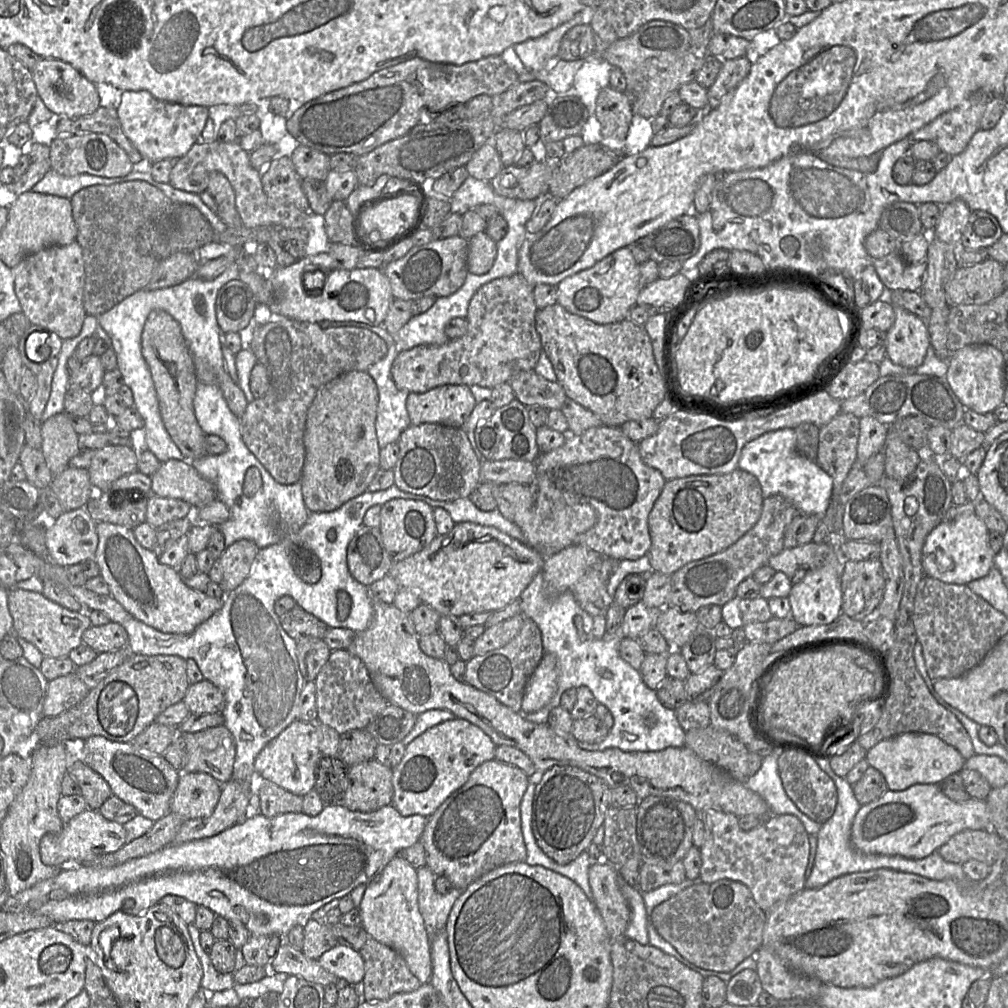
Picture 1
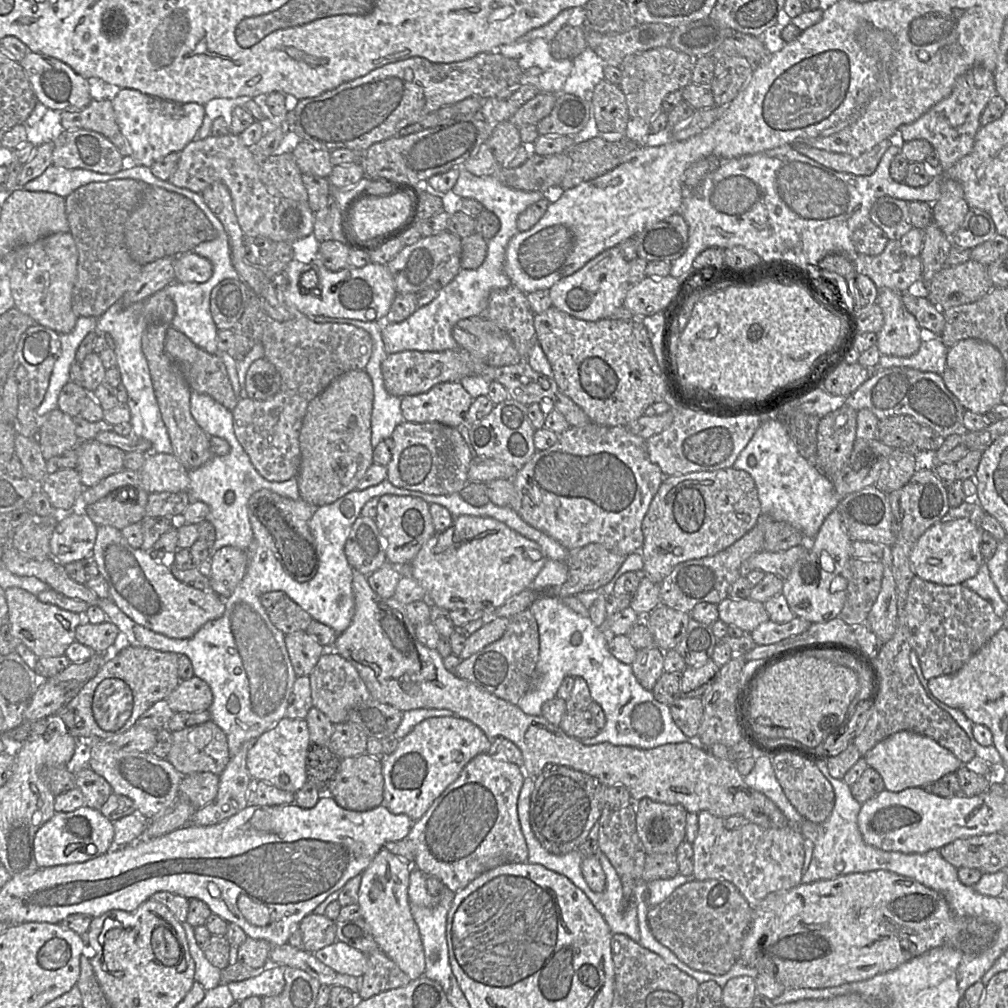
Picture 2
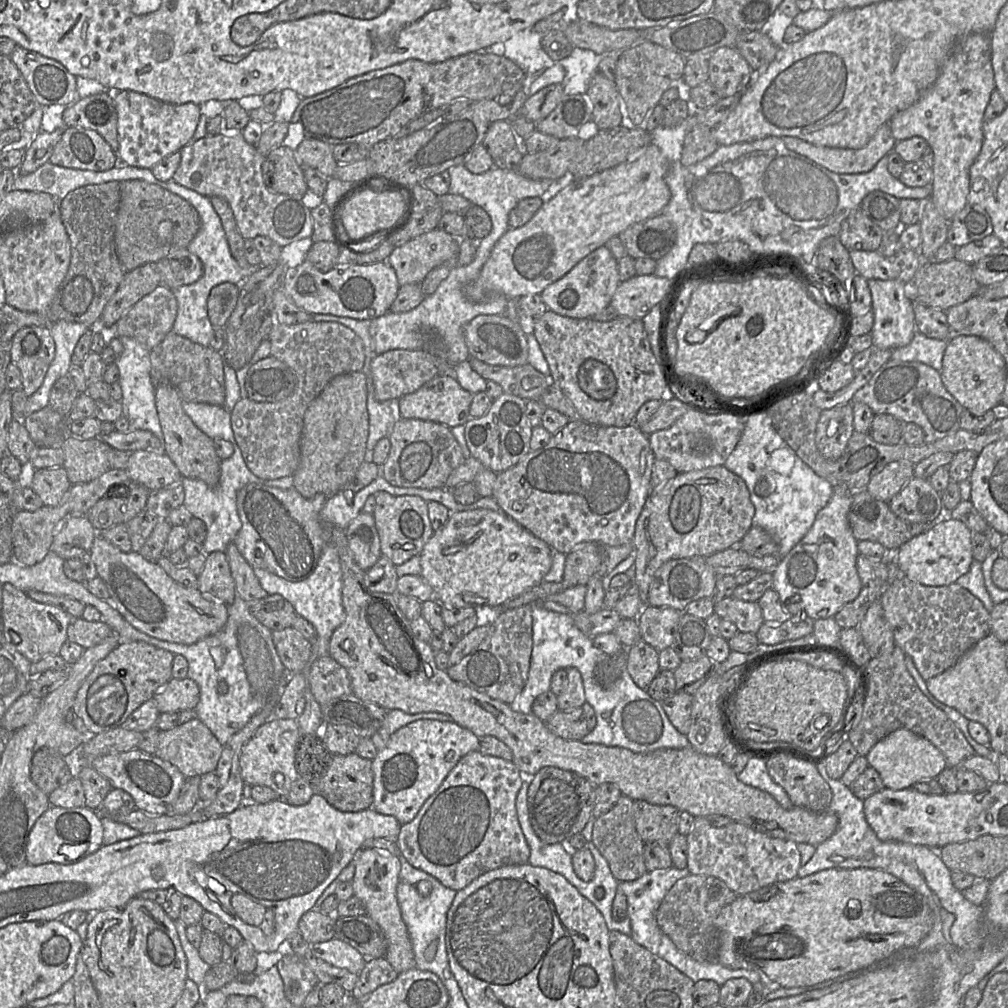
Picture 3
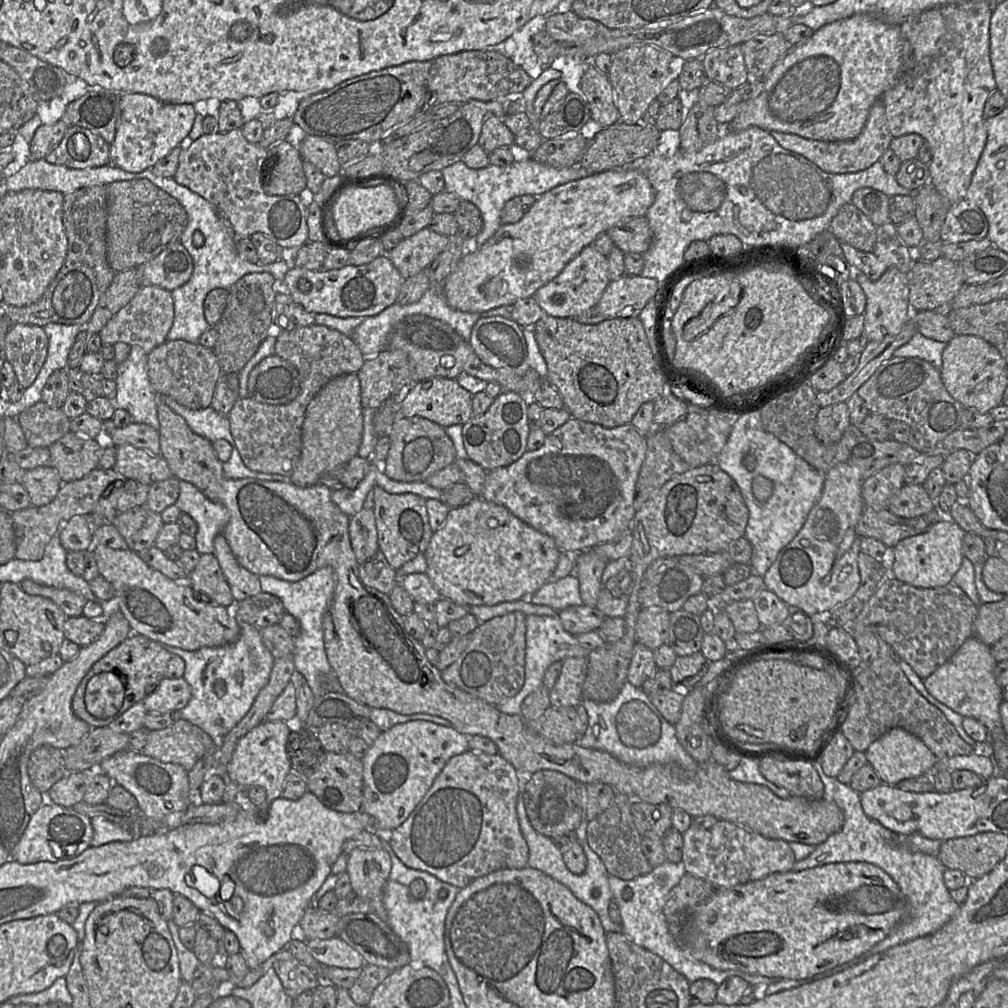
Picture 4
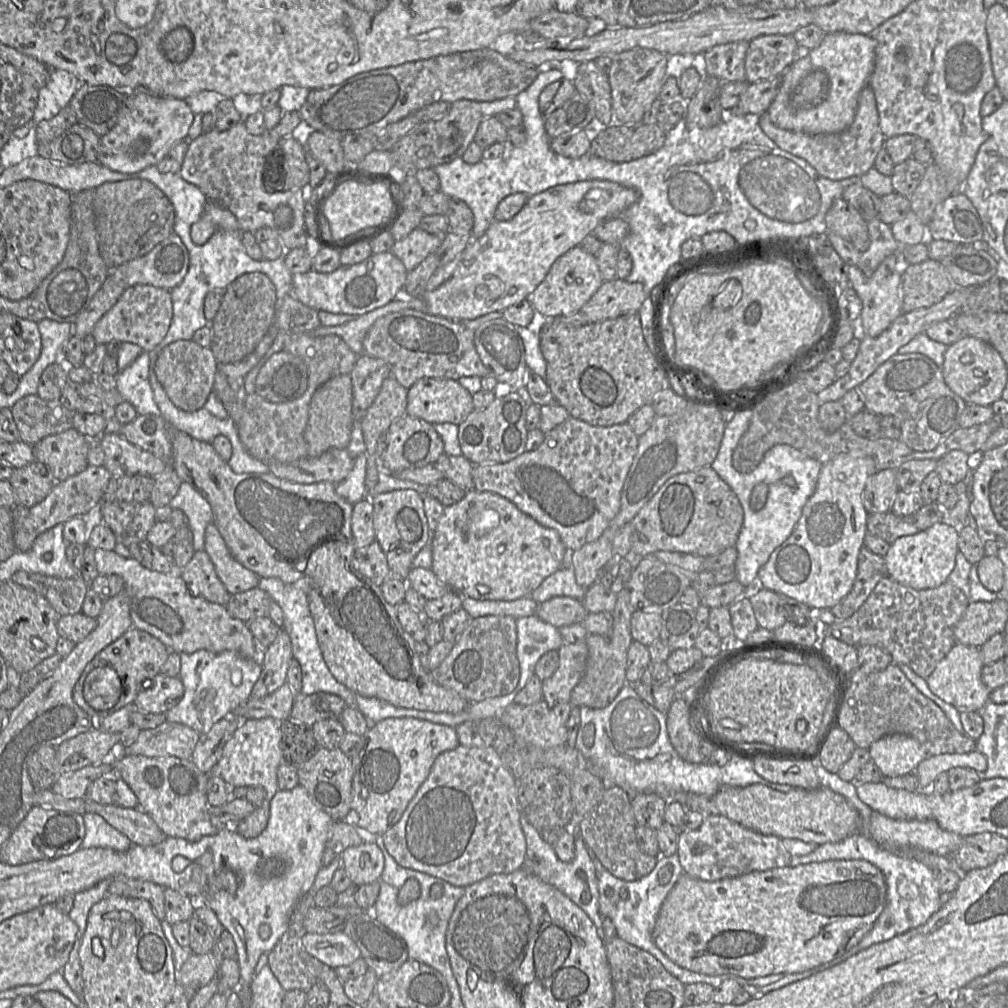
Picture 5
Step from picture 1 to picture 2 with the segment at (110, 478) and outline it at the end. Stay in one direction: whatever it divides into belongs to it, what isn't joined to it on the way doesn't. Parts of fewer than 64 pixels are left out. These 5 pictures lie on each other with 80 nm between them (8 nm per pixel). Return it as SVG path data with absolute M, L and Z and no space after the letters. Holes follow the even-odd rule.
M90 440L80 441L74 449L77 454L76 470L84 488L93 487L106 477L125 469L126 452L119 448Z

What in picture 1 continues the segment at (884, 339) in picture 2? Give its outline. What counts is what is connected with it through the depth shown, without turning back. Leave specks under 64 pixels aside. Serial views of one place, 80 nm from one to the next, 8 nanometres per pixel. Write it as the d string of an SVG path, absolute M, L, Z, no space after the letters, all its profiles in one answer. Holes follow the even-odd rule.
M901 307L893 308L895 322L886 332L886 356L897 365L918 367L930 346L926 322Z

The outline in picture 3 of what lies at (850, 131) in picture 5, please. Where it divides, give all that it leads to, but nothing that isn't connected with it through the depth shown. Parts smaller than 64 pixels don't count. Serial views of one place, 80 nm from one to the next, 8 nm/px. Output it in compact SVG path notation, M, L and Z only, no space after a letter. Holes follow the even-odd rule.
M888 122L882 124L868 143L860 149L817 146L790 136L784 136L781 139L788 149L838 174L871 171L882 157L893 151L896 143Z

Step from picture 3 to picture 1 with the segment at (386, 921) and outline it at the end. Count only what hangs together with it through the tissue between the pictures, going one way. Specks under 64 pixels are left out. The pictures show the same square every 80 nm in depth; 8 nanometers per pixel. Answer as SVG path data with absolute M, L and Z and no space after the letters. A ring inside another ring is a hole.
M395 856L380 875L367 885L359 911L365 931L397 951L422 984L430 982L431 938L419 910L417 869L405 858Z

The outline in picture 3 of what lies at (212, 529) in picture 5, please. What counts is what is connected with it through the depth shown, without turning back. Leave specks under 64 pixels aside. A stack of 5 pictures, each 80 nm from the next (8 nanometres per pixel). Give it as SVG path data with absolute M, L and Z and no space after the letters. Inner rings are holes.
M234 543L228 545L225 553L235 580L236 597L249 602L263 599L269 595L261 587L253 567L241 555Z

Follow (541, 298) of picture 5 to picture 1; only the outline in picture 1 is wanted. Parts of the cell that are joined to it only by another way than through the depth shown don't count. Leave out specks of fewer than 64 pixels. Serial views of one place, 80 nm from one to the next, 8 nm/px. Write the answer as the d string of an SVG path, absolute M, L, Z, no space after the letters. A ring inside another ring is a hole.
M629 247L620 248L597 262L591 268L563 279L557 284L557 302L573 314L598 324L623 321L630 309L637 304L643 287L640 282L640 264Z

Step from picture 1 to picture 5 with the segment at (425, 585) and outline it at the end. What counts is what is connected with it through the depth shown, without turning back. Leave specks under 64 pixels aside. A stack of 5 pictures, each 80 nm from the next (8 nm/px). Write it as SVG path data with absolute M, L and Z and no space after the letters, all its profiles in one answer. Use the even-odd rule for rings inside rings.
M472 489L459 502L445 507L431 535L431 570L440 583L462 597L476 600L513 601L530 597L541 583L561 569L569 556L558 532L540 525L506 498Z

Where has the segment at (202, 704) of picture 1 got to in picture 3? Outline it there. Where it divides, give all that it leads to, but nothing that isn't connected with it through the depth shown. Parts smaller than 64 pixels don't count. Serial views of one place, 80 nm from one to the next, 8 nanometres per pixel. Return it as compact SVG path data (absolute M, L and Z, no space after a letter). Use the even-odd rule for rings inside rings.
M172 678L152 699L160 713L194 710L200 700L200 688L190 678Z

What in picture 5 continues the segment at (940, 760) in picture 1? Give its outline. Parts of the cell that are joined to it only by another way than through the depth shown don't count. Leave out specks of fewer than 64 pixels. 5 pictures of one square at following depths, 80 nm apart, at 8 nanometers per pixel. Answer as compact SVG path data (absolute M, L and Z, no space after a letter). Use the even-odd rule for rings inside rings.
M900 733L887 735L875 741L868 751L883 777L911 774L918 764L928 757L918 740Z

